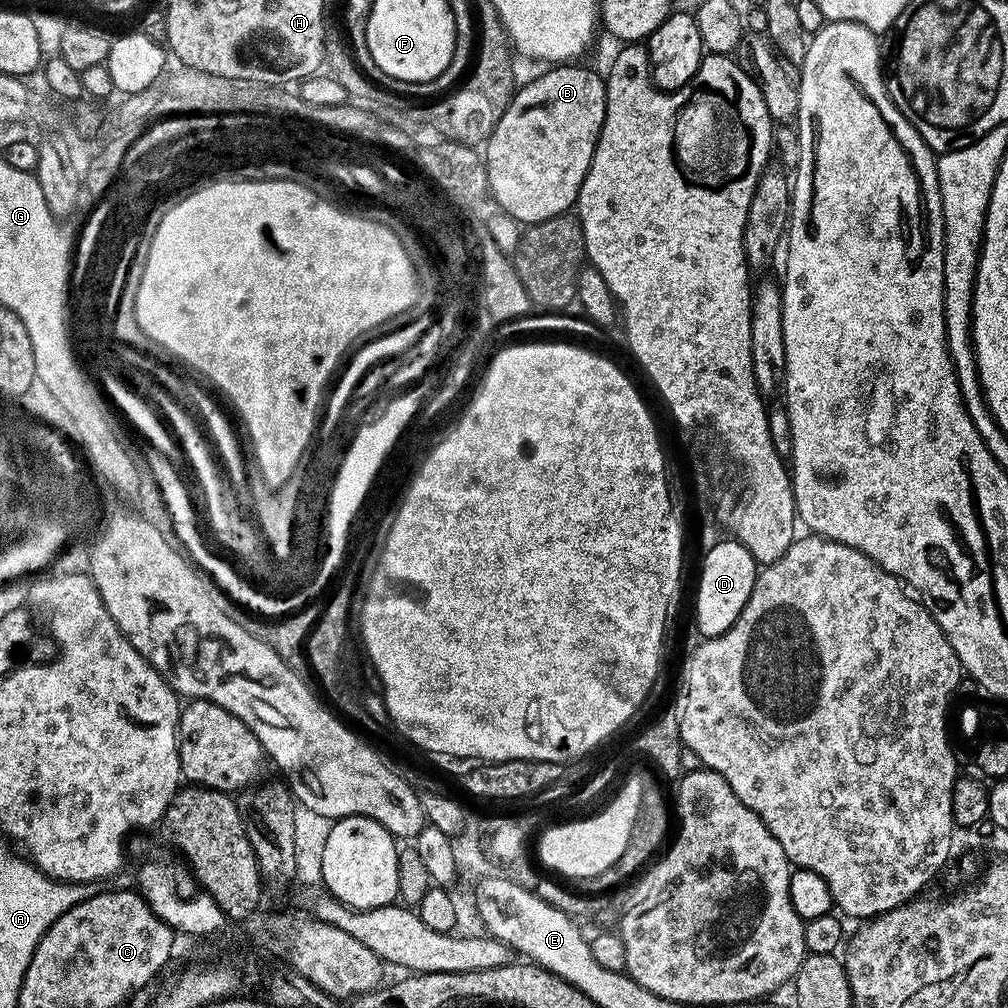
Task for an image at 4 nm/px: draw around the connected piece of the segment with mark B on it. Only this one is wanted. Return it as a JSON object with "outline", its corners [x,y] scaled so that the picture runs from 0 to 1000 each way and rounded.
{"outline":[[[563,62],[559,65],[548,65],[545,71],[530,76],[525,83],[517,82],[506,105],[502,105],[502,113],[494,117],[494,125],[490,125],[486,137],[479,144],[484,190],[487,196],[492,197],[491,205],[517,223],[525,224],[563,211],[570,203],[581,169],[585,169],[601,113],[600,76],[573,64]]]}

